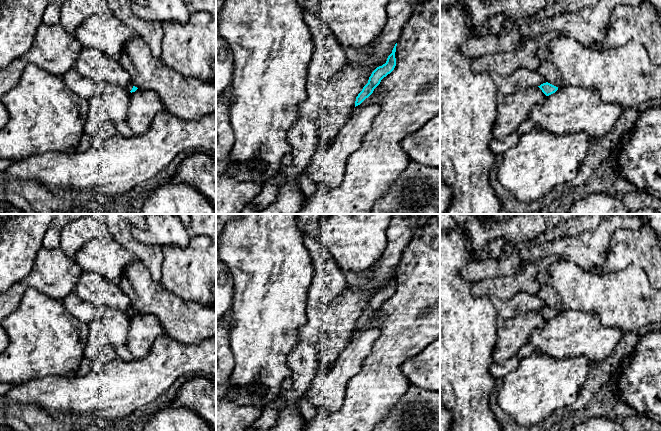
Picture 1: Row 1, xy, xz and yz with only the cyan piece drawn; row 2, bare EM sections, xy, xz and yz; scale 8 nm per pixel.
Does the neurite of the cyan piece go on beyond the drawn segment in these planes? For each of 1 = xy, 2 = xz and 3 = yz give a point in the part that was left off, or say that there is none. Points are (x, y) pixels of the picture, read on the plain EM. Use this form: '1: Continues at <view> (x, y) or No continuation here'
1: Continues at xy (129, 311)
2: No continuation here
3: No continuation here

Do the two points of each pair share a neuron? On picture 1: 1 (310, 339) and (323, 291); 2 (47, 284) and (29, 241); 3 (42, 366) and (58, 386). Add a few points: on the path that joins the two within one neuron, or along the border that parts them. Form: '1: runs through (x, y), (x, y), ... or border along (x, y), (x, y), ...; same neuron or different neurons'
1: runs through (311, 327), (313, 303); same neuron
2: border along (42, 247), (37, 252), (32, 269), (24, 277); different neurons
3: border along (73, 375), (45, 376), (32, 378), (27, 382); different neurons

